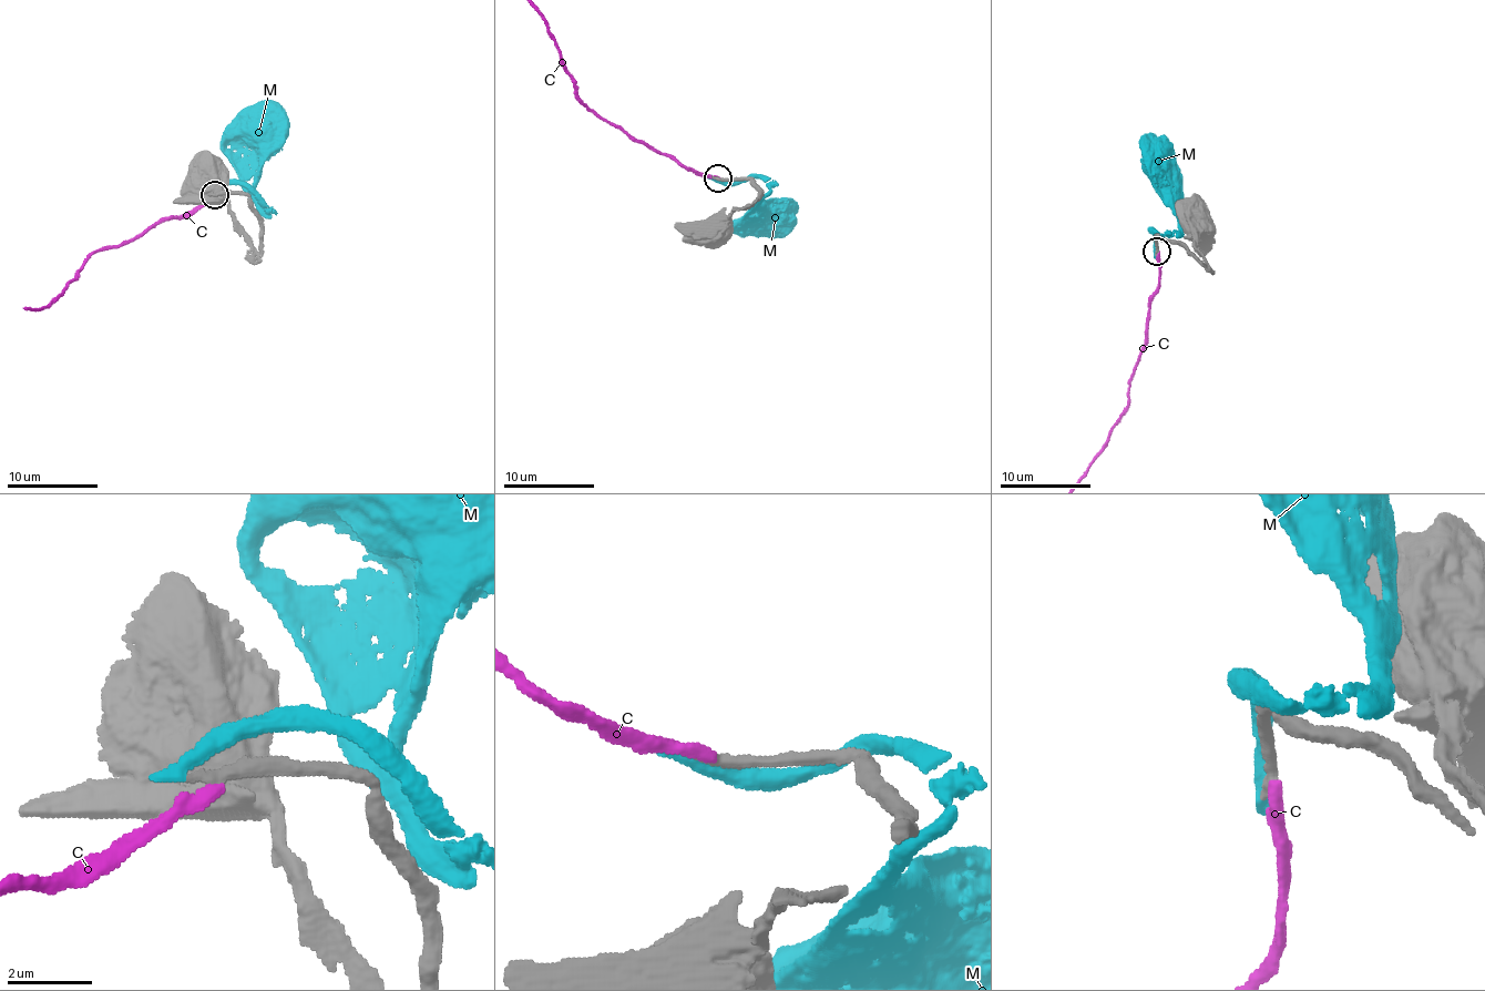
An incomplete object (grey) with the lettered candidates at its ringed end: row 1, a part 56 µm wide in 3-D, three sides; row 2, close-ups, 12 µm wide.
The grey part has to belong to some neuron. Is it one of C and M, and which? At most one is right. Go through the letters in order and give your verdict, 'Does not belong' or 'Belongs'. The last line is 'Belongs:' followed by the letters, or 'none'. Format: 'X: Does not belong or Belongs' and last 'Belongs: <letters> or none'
C: Belongs
M: Does not belong
Belongs: C

